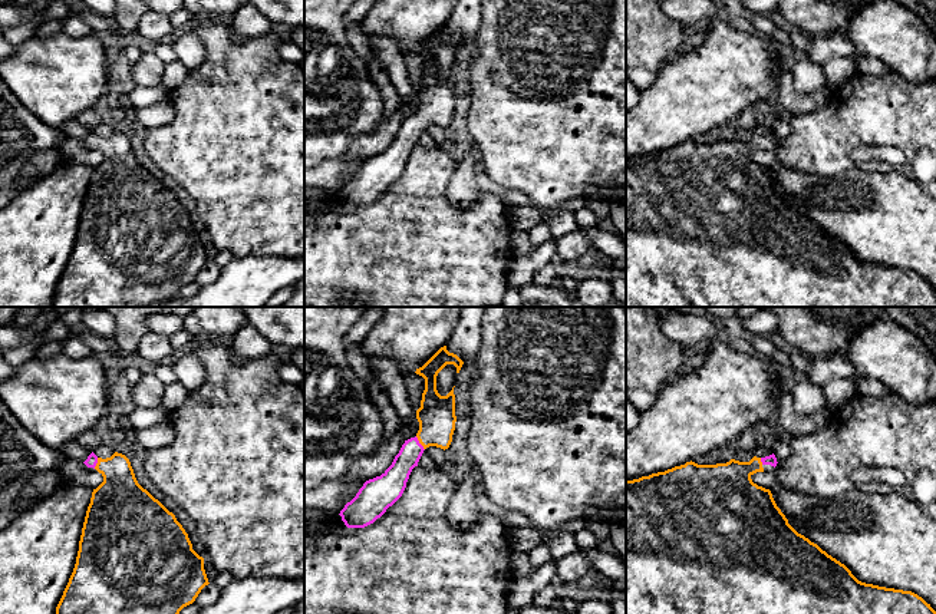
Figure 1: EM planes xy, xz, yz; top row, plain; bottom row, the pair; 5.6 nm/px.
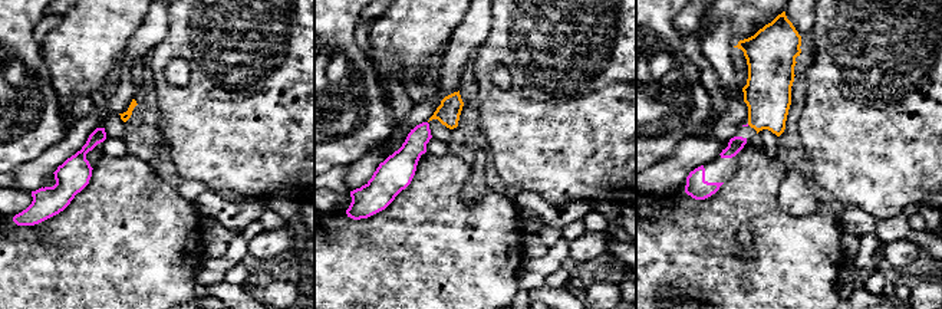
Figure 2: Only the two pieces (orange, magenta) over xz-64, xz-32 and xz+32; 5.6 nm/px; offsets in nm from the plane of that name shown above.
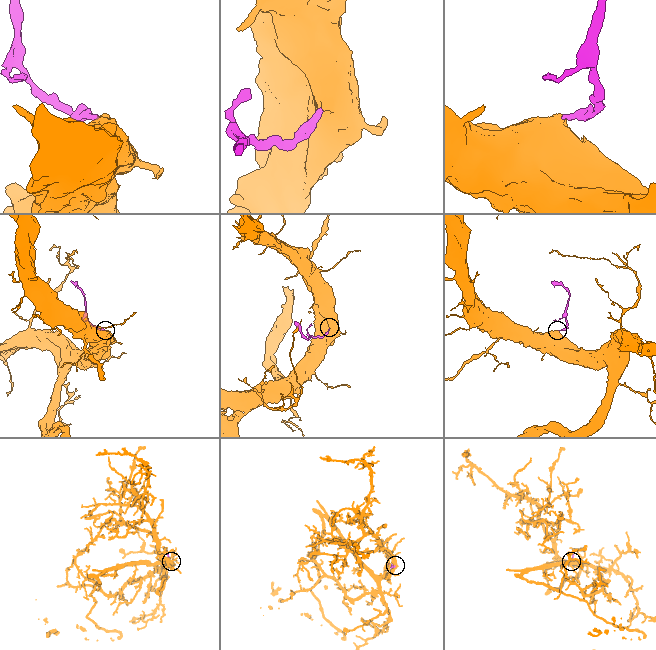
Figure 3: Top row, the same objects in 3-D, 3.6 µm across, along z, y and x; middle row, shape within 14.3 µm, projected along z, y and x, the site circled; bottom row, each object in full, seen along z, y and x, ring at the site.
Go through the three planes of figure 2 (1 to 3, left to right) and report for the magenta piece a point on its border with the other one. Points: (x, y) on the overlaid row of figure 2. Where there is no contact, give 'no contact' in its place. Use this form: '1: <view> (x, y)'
1: no contact
2: no contact
3: no contact

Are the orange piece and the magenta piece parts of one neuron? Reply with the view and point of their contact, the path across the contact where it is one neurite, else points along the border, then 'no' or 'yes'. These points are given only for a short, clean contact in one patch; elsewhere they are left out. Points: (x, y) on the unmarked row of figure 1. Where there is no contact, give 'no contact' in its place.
contact xz (419, 121); way xz (437, 96), (437, 104), (419, 121), (411, 129), (395, 157); yes

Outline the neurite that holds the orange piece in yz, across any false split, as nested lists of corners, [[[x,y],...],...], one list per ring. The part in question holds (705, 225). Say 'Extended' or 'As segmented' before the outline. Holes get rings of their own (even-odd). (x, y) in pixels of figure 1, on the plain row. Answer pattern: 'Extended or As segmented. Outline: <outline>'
Extended. Outline: [[[775,133],[754,135],[749,141],[698,143],[686,141],[665,151],[626,159],[626,307],[936,307],[936,290],[912,270],[894,268],[858,260],[851,250],[798,212],[769,168],[758,165],[751,155],[764,143],[777,145]]]

